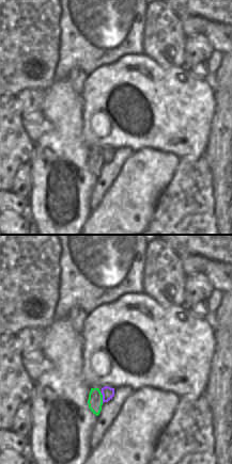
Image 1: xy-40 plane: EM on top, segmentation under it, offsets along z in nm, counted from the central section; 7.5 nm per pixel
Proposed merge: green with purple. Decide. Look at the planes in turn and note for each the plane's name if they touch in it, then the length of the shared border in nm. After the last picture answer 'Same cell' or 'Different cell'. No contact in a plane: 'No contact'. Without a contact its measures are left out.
Touches green in xy-40. Shared border 90 nm

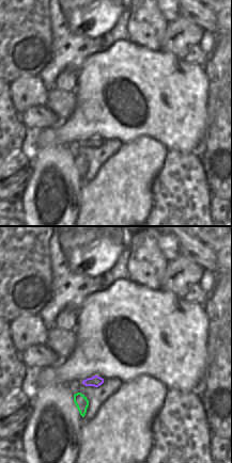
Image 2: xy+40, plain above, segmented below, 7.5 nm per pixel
No contact

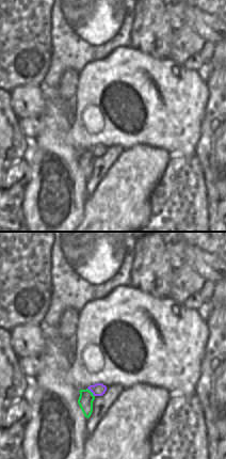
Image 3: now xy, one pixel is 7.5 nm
Touches green in xy. Shared border 90 nm

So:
Different cell

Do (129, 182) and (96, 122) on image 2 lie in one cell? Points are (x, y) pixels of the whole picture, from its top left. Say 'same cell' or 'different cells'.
different cells

